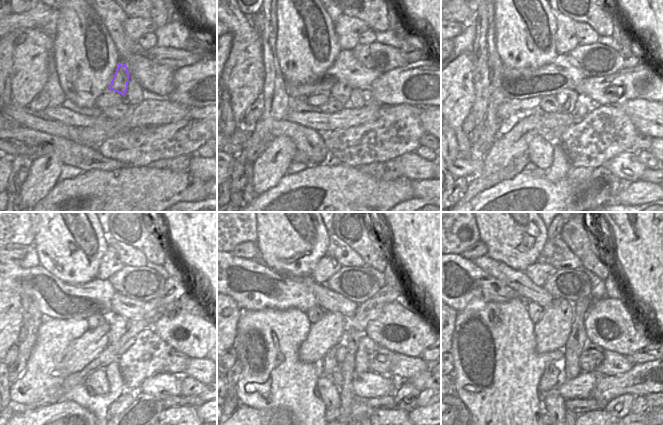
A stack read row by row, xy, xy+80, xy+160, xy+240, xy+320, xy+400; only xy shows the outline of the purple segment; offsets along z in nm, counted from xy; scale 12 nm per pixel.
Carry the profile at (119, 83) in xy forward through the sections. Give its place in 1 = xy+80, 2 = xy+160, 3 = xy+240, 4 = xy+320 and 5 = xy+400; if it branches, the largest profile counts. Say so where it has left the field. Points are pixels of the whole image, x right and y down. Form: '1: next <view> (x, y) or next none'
1: next xy+80 (341, 92)
2: next xy+160 (567, 98)
3: next xy+240 (117, 322)
4: next xy+320 (329, 364)
5: next xy+400 (550, 375)

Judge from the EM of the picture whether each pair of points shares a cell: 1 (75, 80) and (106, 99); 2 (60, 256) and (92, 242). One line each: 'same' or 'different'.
1: different
2: same

